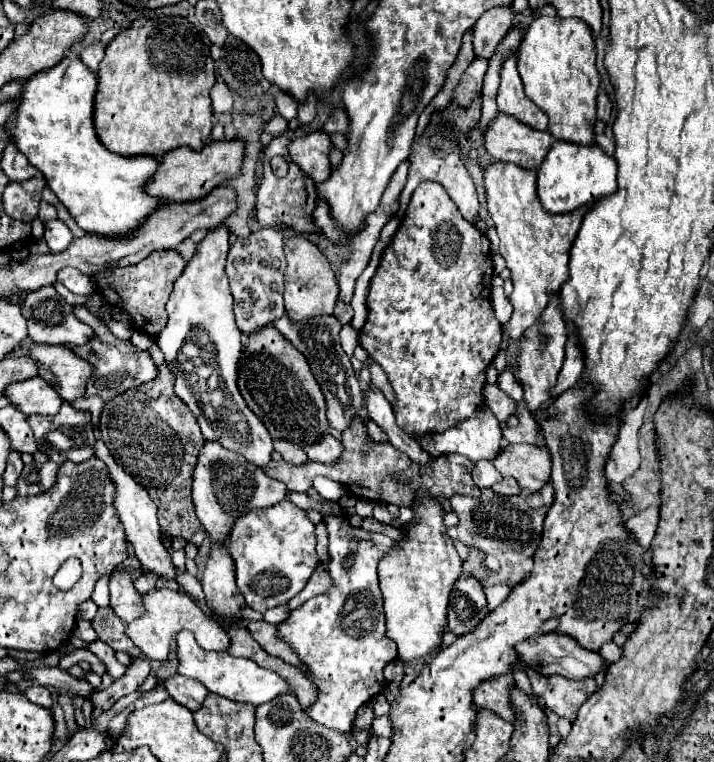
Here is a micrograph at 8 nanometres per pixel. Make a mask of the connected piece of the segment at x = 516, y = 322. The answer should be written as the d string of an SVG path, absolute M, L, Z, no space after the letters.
M497 162L485 170L485 190L487 190L487 206L489 214L495 222L497 234L499 234L499 254L505 258L507 268L511 270L513 280L513 292L509 296L509 302L513 306L511 320L503 326L503 332L509 332L511 338L525 336L525 328L531 328L541 318L541 312L545 310L545 304L551 294L559 294L561 284L569 276L569 248L577 236L577 230L581 226L581 220L585 216L585 208L577 208L573 214L549 214L541 208L539 198L535 194L535 170L521 170L515 164Z

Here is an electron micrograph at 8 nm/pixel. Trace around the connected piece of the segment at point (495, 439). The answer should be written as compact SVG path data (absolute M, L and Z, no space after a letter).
M481 408L481 412L477 412L473 418L465 420L463 424L457 424L455 428L449 428L449 430L445 430L443 434L425 436L419 444L421 444L429 454L433 454L433 456L457 452L457 454L467 456L467 458L473 460L473 462L479 462L479 460L495 460L495 458L503 452L503 446L505 446L507 442L505 442L503 434L501 434L499 420L491 414L489 408Z

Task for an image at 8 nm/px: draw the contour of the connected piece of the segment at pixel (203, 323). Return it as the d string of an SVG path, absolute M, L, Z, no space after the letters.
M215 228L197 244L195 256L177 278L167 300L169 320L157 336L157 346L165 354L165 364L175 374L175 394L191 408L205 440L221 440L221 446L245 456L265 468L271 462L273 440L267 428L245 404L237 388L239 360L243 352L243 332L233 320L233 296L225 274L229 252L229 230Z

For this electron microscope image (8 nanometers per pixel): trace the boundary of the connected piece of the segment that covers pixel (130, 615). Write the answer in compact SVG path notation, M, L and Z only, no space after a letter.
M113 572L109 590L111 590L111 608L125 624L129 624L137 616L145 614L145 608L141 606L143 594L137 592L137 588L127 572Z

